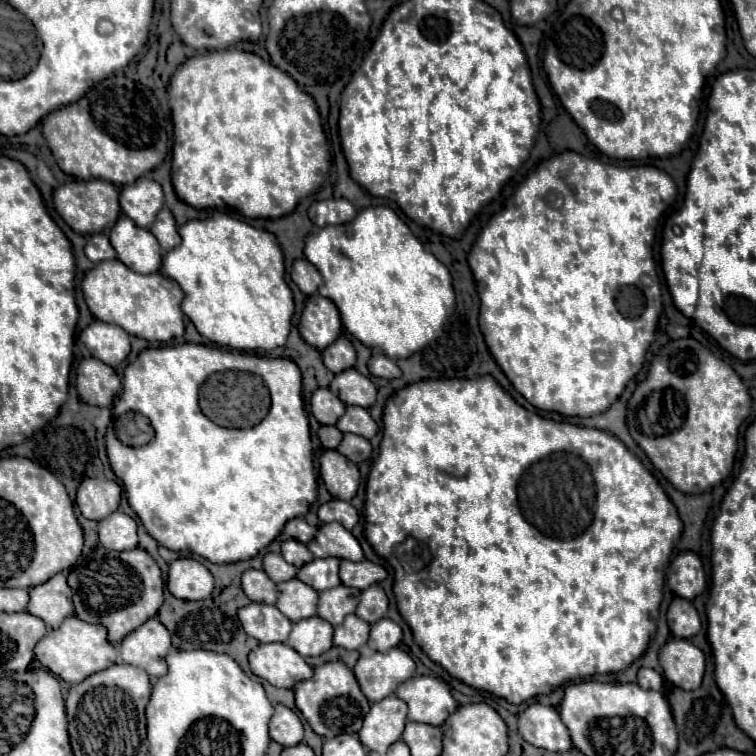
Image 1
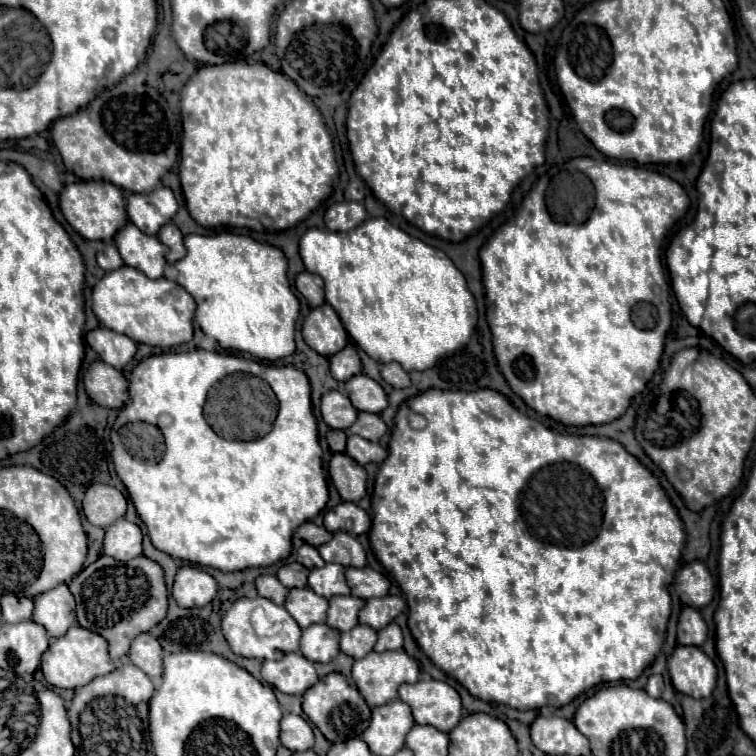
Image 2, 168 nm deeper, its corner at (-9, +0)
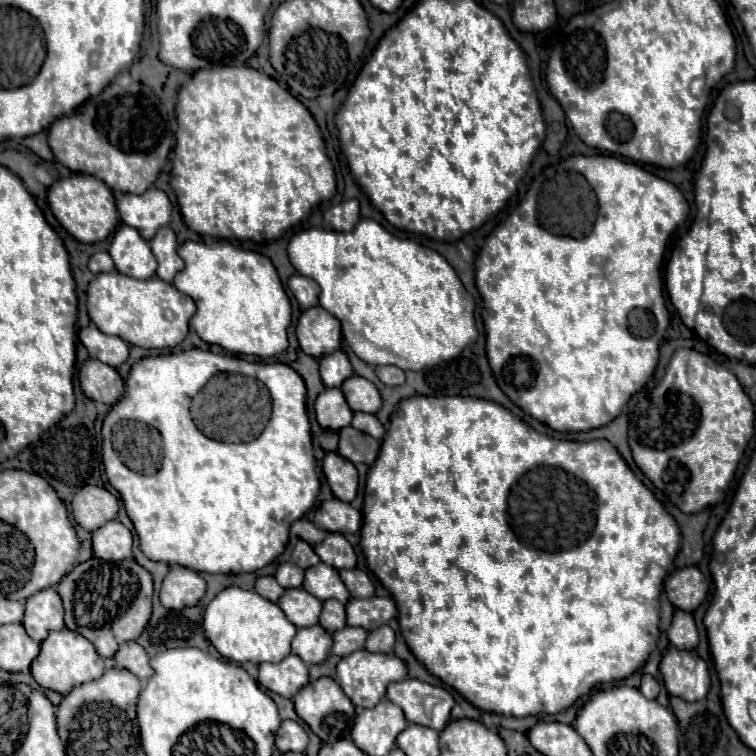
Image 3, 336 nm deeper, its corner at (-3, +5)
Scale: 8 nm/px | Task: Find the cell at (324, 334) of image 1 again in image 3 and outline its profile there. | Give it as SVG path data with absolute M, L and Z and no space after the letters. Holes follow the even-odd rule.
M320 306L308 308L298 318L296 336L300 348L306 354L314 358L322 358L340 348L340 340L342 340L340 320L336 320L336 316L332 316Z

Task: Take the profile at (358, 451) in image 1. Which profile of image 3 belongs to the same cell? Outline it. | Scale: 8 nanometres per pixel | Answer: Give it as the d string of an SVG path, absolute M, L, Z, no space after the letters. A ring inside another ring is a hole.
M348 426L348 428L342 428L340 432L340 444L338 444L338 454L344 456L346 460L358 464L358 462L364 462L364 464L372 464L378 456L378 450L380 450L380 442L374 440L372 436Z

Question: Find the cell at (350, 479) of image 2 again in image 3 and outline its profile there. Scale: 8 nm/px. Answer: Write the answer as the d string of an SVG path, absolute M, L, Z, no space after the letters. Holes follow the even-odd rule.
M328 452L322 462L322 470L336 498L352 502L358 490L358 472L350 460L344 460L338 452Z

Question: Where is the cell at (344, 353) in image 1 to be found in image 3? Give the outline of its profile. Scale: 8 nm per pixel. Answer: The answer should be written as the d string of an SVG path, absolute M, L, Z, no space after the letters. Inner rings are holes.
M336 350L332 352L332 356L320 358L320 378L328 388L340 386L352 374L354 370L344 350Z

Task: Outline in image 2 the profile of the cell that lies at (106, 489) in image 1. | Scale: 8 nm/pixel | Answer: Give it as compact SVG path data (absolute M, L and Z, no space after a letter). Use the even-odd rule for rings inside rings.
M92 485L88 487L82 509L86 519L96 527L108 527L114 521L122 519L126 513L126 499L124 495L110 485Z

